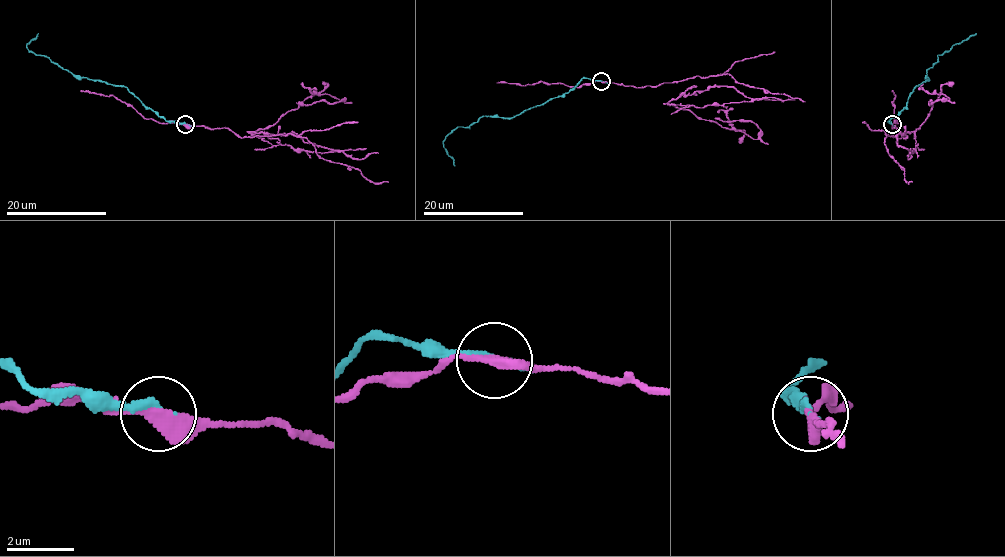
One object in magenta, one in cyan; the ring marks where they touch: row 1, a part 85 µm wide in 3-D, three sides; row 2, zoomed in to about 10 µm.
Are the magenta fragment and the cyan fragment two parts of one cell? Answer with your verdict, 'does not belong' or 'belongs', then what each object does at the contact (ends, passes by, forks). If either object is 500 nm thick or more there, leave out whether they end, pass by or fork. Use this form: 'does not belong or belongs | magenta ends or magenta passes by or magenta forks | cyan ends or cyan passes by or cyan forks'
does not belong | magenta passes by | cyan passes by

